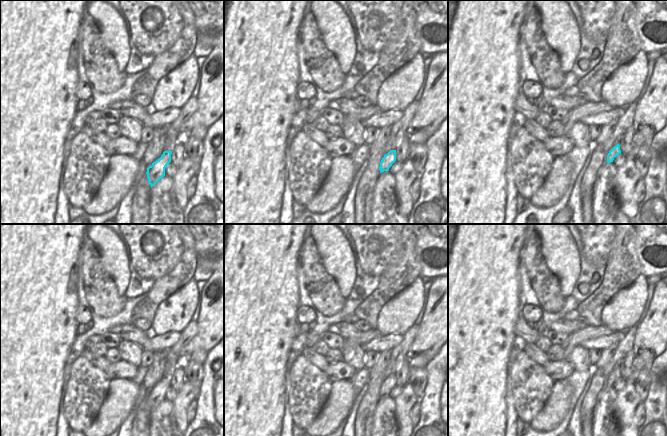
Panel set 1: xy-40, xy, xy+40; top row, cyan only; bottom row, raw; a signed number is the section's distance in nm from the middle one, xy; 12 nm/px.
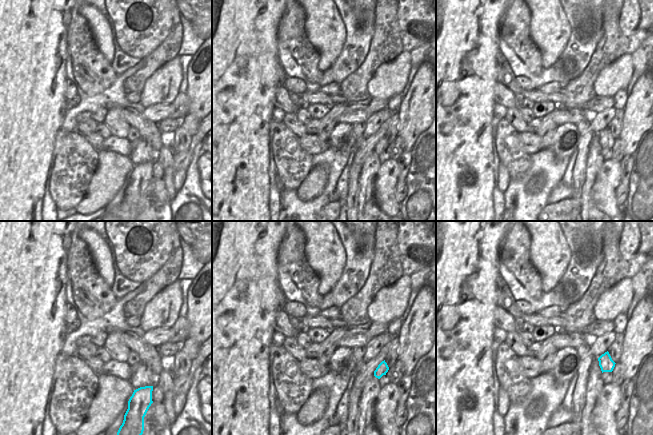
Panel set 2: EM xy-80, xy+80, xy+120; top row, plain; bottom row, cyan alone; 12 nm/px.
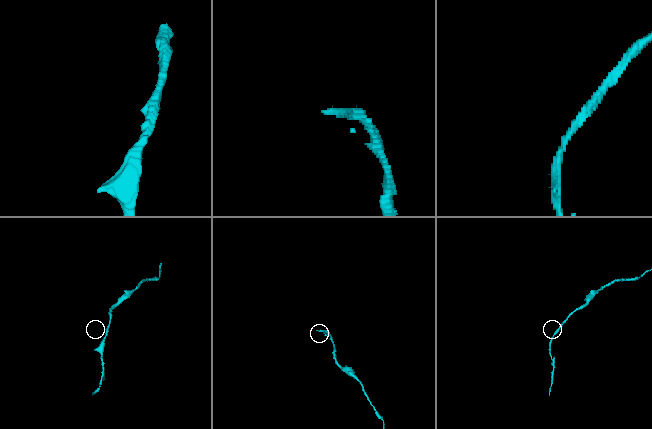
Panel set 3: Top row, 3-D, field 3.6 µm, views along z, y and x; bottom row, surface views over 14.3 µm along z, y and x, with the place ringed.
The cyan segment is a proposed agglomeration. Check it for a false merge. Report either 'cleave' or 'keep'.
keep

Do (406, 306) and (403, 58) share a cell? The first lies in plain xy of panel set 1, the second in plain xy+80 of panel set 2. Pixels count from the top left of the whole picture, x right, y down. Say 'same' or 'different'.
same

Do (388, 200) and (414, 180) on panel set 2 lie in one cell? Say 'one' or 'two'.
two

